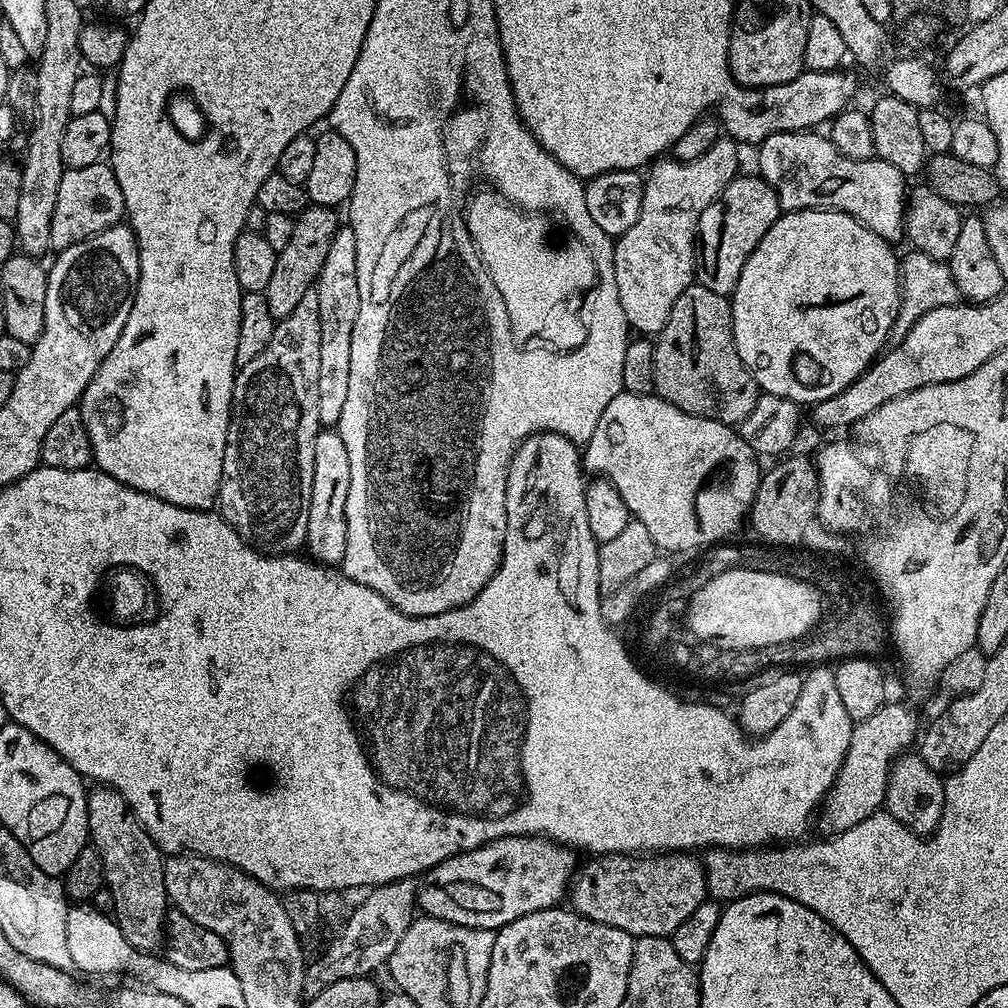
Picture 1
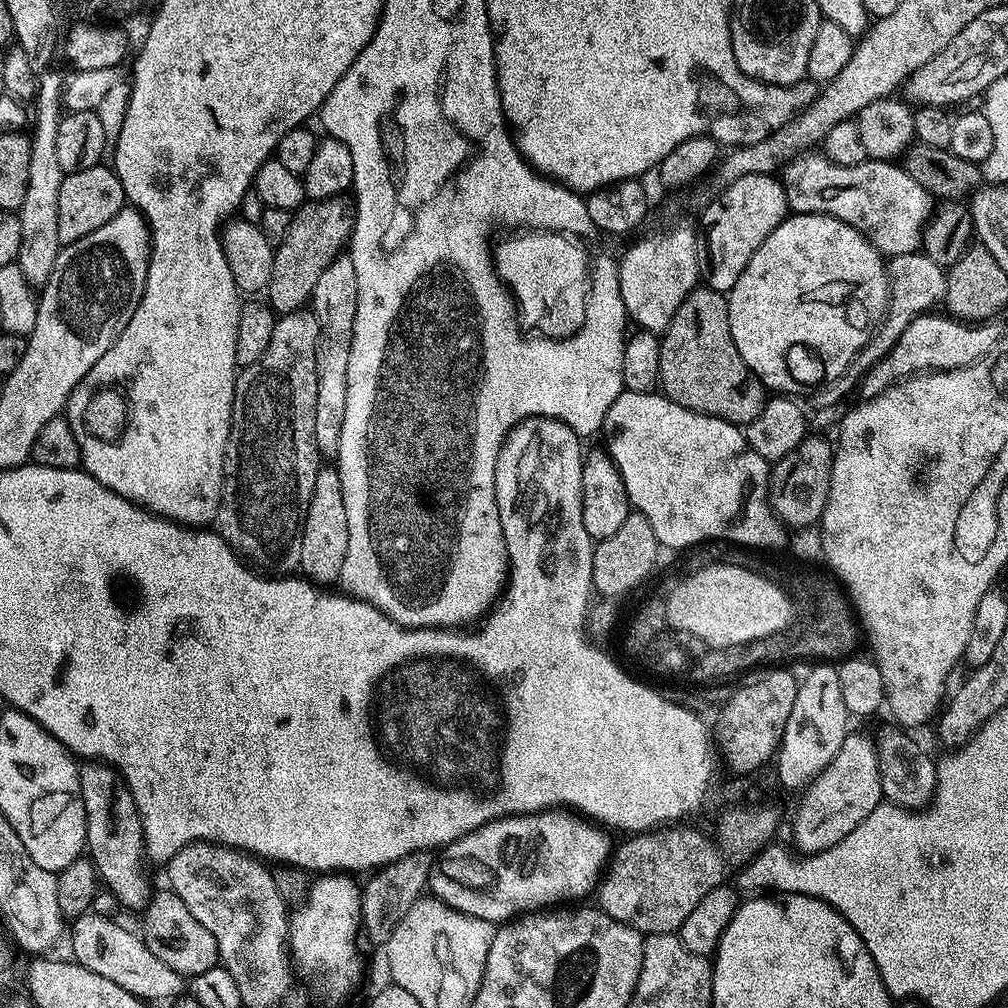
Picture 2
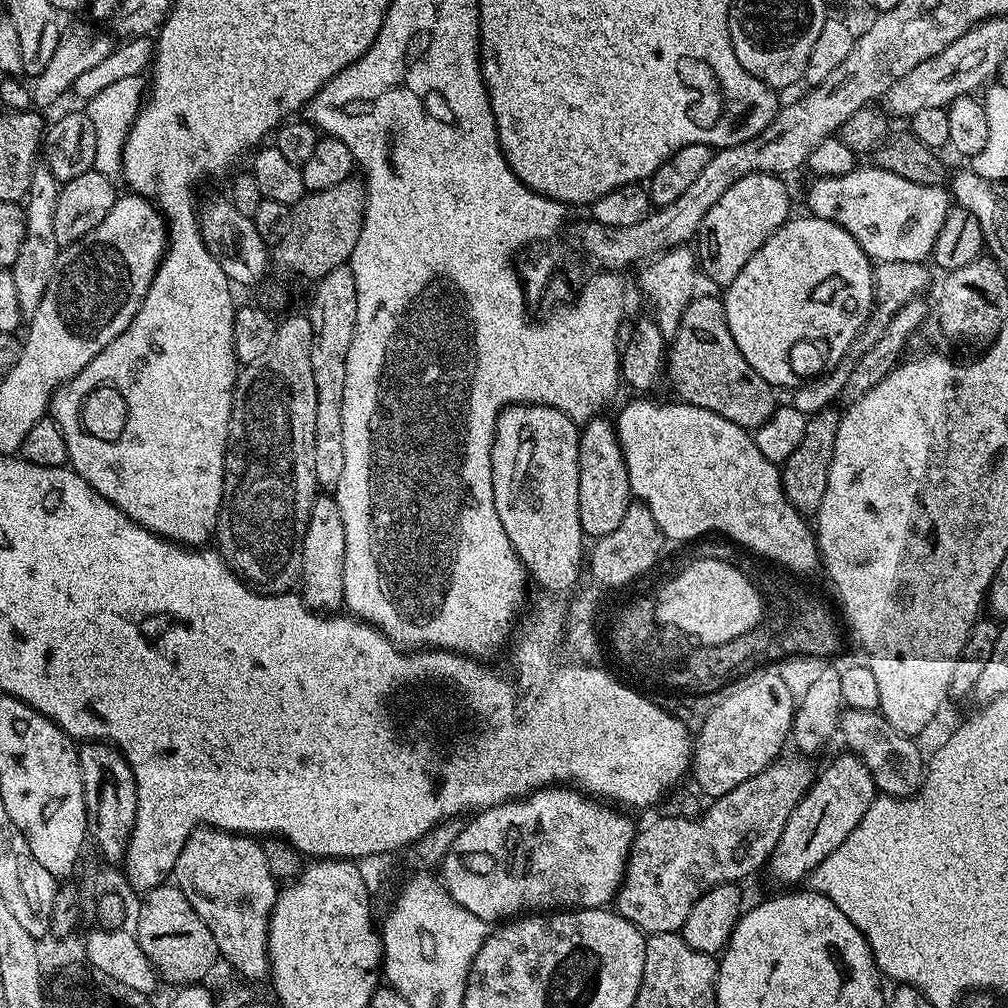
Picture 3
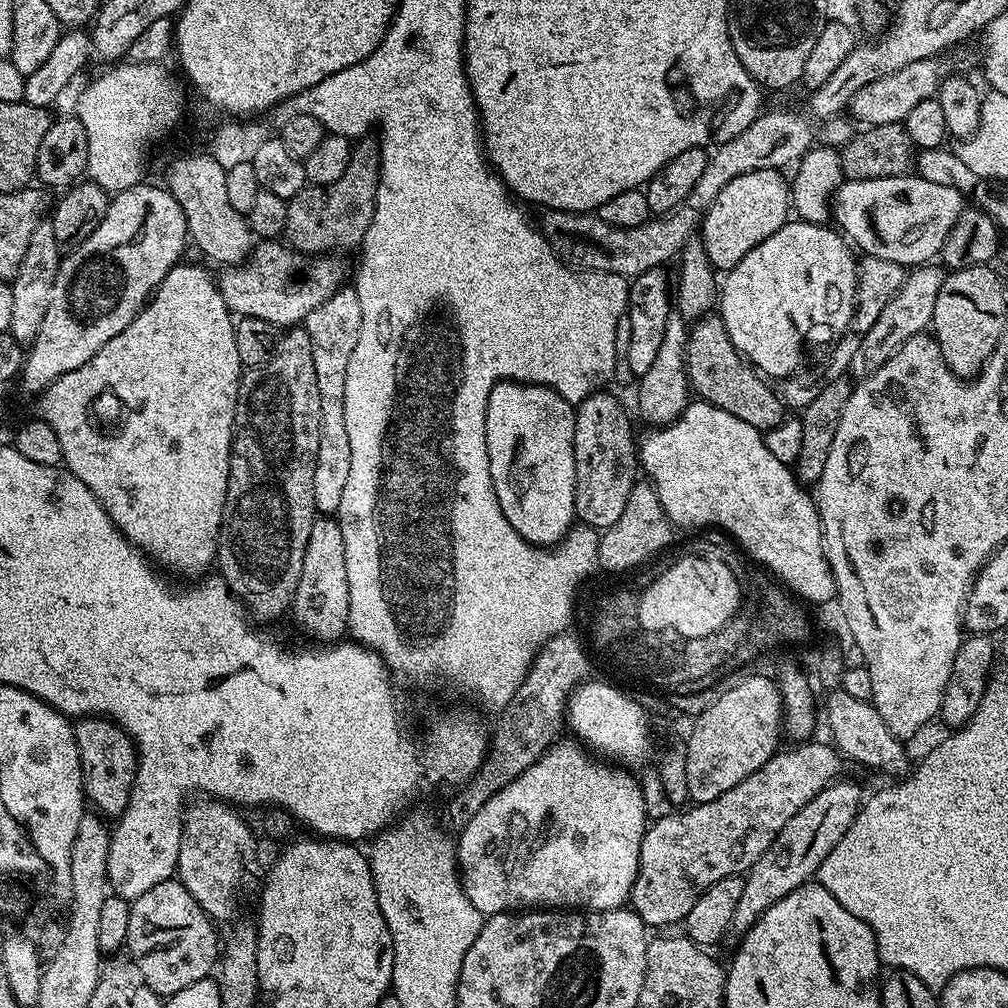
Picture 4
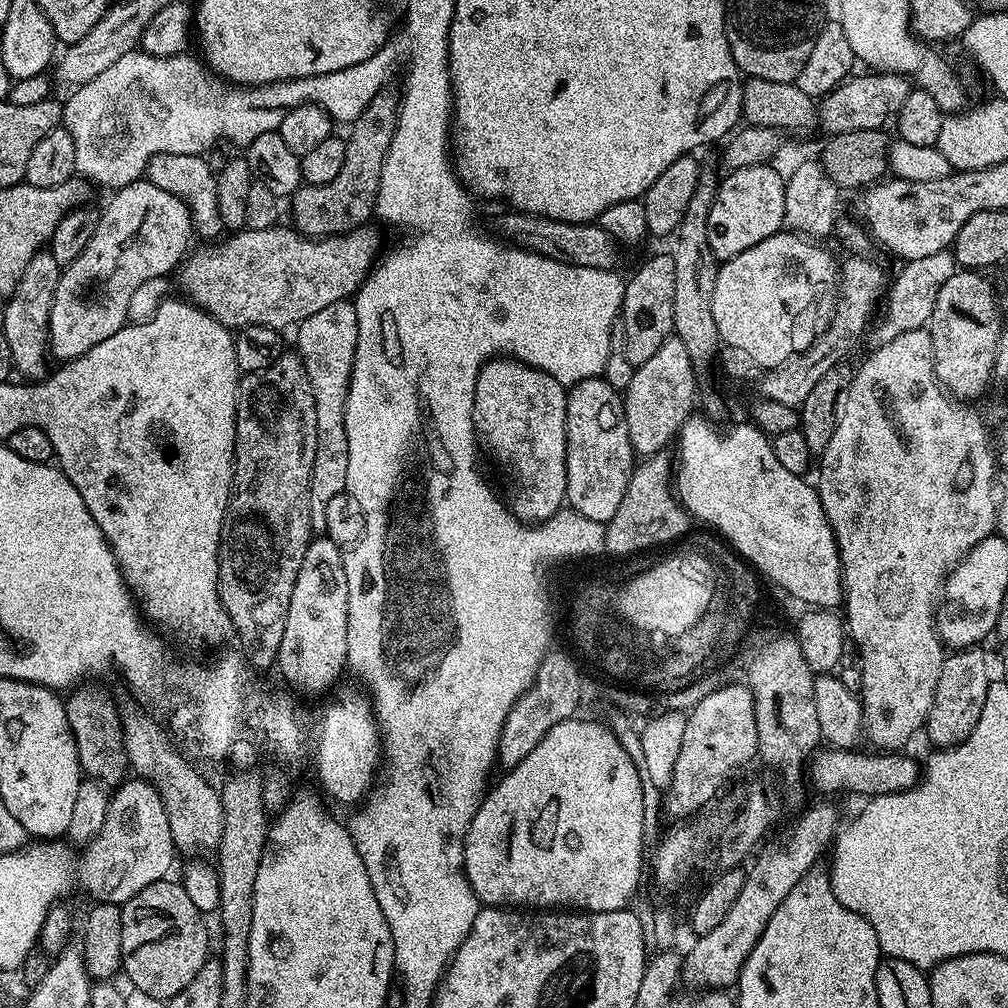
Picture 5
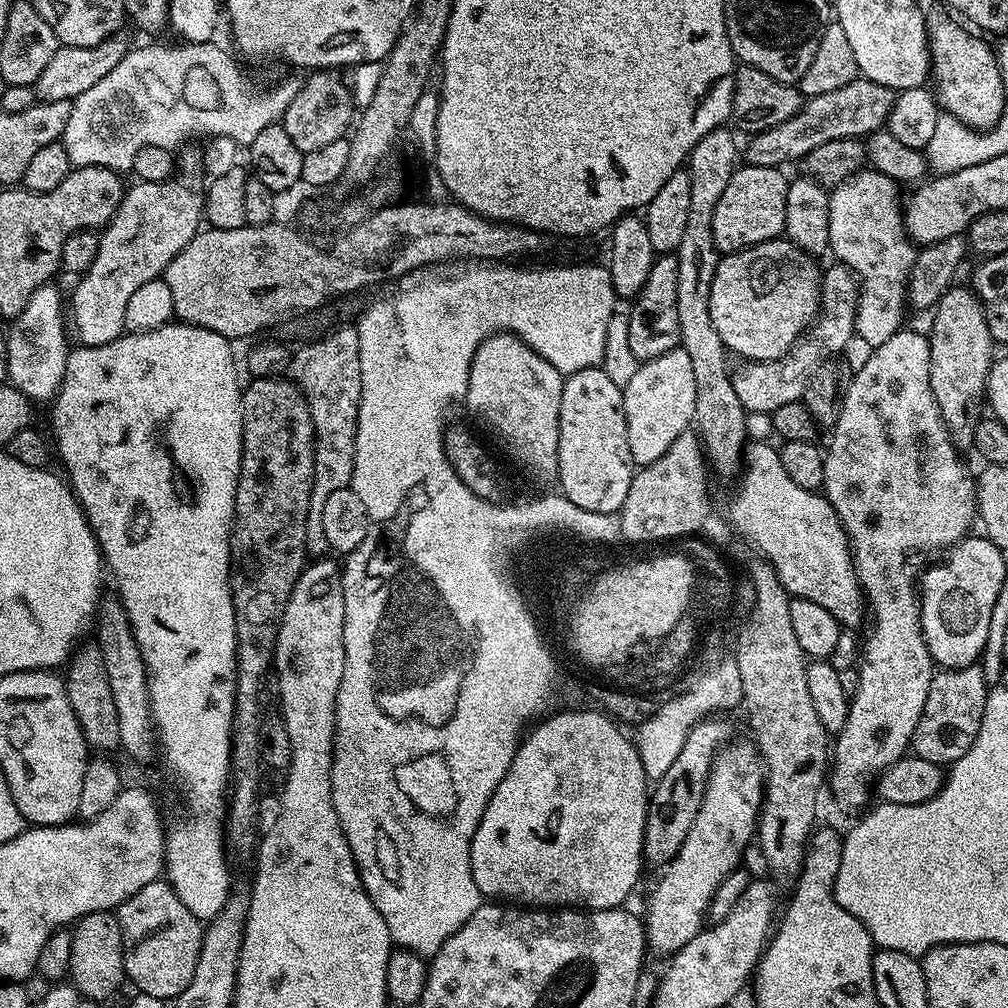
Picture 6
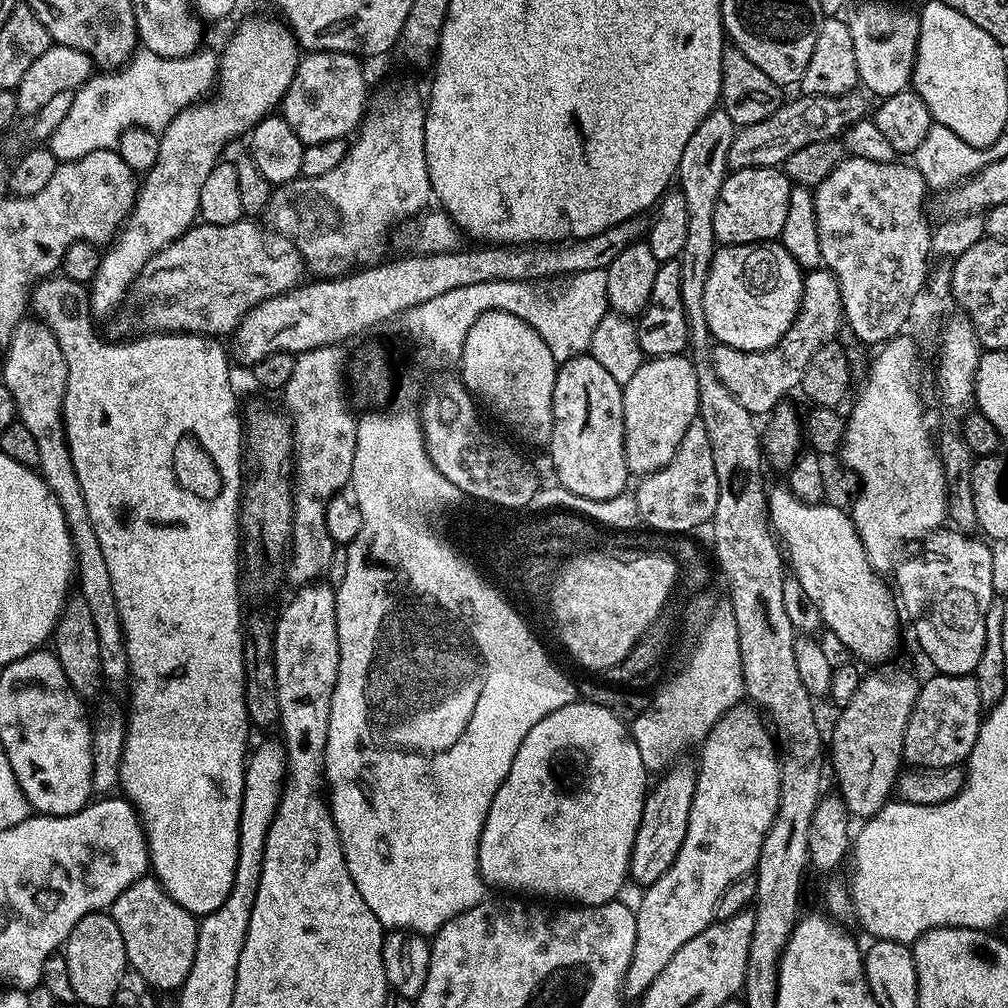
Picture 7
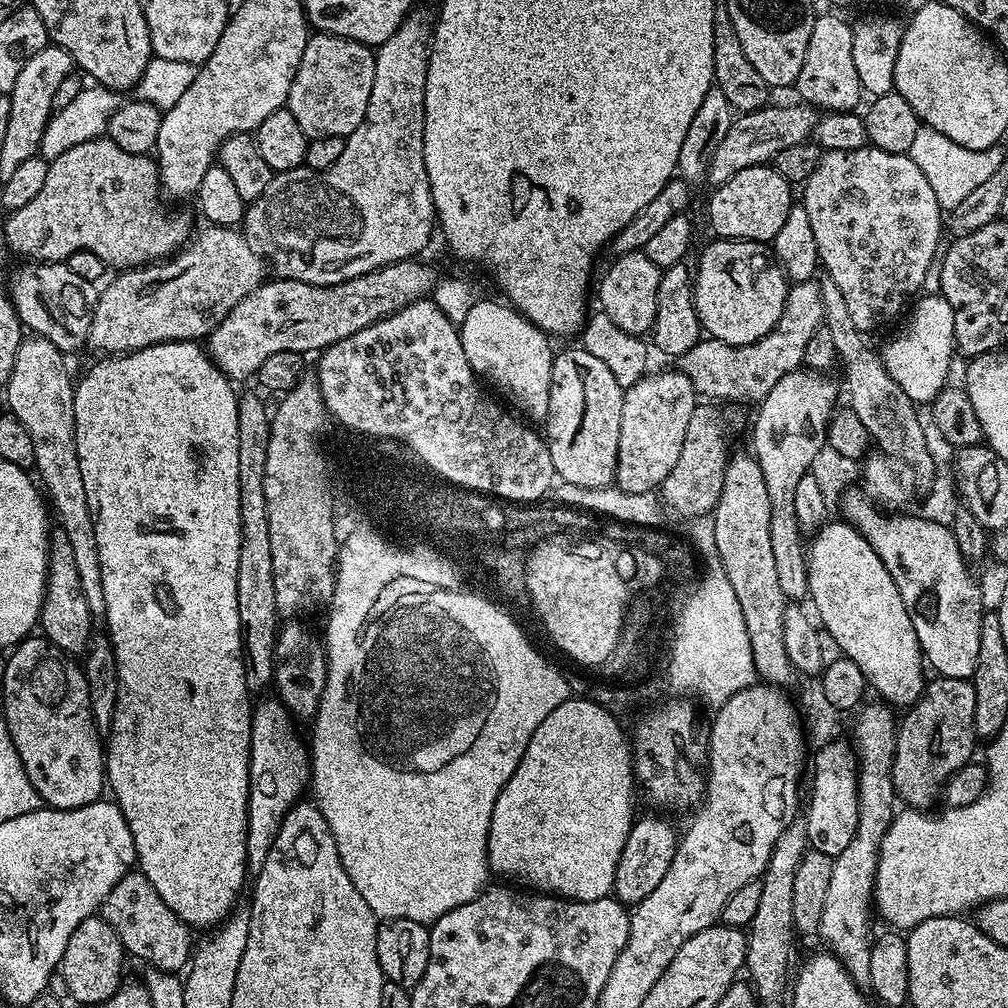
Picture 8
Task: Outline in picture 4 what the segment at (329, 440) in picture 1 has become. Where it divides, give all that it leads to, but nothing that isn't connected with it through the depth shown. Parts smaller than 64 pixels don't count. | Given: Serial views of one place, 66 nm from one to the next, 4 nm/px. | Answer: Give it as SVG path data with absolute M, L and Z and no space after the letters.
M317 518L314 526L310 526L310 542L306 542L306 554L302 558L302 578L298 578L298 590L292 599L292 607L290 609L290 616L296 619L296 624L308 636L313 636L313 641L316 642L336 642L341 639L340 635L345 635L348 632L348 611L350 610L350 582L346 582L346 546L344 545L344 535L340 529L339 519L332 518L332 520L324 520L324 518Z

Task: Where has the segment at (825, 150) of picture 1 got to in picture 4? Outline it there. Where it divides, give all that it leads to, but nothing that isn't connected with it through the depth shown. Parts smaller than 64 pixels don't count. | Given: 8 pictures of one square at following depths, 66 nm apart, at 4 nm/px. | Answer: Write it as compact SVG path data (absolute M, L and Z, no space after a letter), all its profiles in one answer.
M919 174L891 176L890 178L845 179L830 201L830 216L835 227L865 256L886 258L886 262L898 262L905 266L924 266L939 257L946 242L946 234L958 222L966 207L965 193L954 186L941 186L938 182L926 182Z

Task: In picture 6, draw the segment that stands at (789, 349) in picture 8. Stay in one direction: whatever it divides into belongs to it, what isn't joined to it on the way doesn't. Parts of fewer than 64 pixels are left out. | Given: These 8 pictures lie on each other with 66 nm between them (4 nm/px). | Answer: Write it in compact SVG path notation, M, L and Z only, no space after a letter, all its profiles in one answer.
M832 262L827 269L823 269L820 278L820 306L818 315L811 321L810 327L801 335L800 339L792 345L792 348L784 356L777 360L754 360L741 363L740 369L732 372L732 385L738 394L738 402L742 402L745 412L755 414L764 412L770 414L778 410L778 406L786 406L786 402L795 400L803 401L804 391L807 388L808 380L821 363L826 360L839 357L840 351L854 340L855 333L855 312L860 296L860 282L858 277L846 265L839 262Z

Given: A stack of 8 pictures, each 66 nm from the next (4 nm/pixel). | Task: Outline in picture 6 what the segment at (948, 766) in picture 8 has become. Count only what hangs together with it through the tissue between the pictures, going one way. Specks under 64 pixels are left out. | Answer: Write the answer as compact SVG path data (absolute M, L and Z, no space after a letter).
M979 663L965 668L946 668L937 671L930 682L930 694L926 694L926 706L922 710L922 718L912 735L911 751L941 766L951 766L958 758L962 758L978 738L989 691L990 682L984 677L984 669Z

